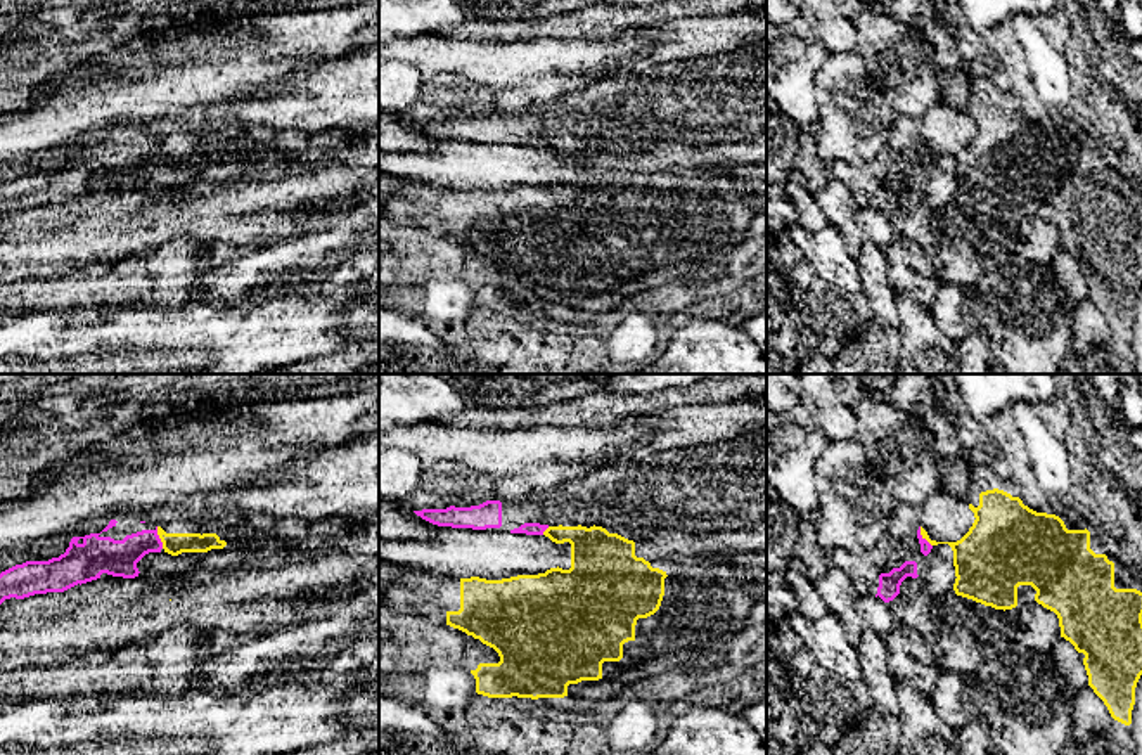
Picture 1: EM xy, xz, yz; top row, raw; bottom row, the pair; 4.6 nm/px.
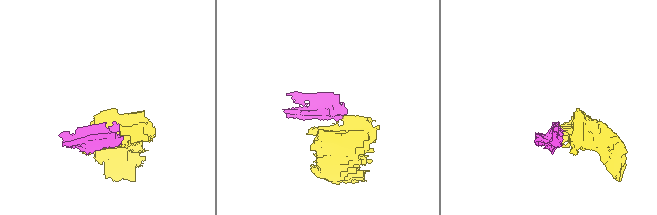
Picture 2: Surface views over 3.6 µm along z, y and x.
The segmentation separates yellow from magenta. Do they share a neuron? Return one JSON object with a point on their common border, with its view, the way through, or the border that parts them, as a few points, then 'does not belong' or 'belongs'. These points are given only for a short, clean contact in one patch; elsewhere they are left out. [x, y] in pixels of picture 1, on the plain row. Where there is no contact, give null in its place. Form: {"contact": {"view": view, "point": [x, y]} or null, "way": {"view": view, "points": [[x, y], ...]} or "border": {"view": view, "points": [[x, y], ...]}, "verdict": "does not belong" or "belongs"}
{"contact": {"view": "xy", "point": [160, 149]}, "border": {"view": "xy", "points": [[156, 139], [163, 160]]}, "verdict": "does not belong"}

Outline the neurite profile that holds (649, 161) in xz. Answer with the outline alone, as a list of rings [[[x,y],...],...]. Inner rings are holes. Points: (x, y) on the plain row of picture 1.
[[[767,133],[744,140],[741,144],[715,144],[715,145],[673,145],[670,149],[656,149],[635,152],[635,168],[645,173],[671,170],[671,168],[708,168],[727,170],[742,165],[767,163]]]

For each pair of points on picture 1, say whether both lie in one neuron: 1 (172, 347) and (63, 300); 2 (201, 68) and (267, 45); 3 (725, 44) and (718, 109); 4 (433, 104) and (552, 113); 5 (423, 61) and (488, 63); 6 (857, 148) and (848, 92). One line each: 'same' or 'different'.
1: different
2: same
3: different
4: different
5: same
6: same

